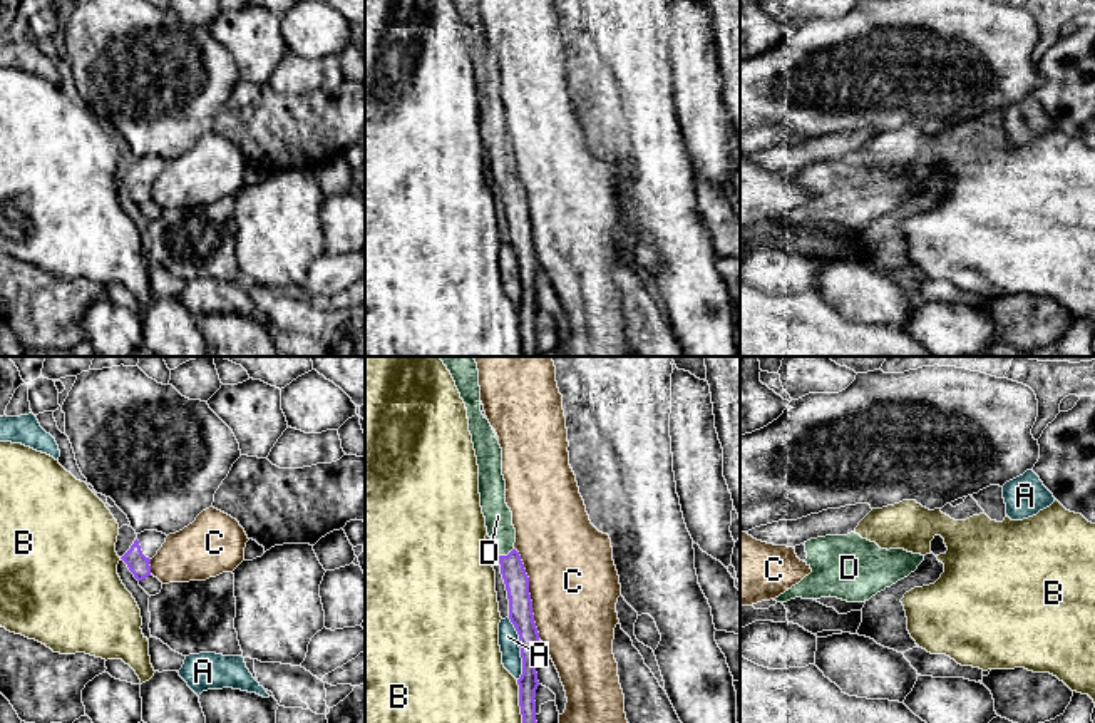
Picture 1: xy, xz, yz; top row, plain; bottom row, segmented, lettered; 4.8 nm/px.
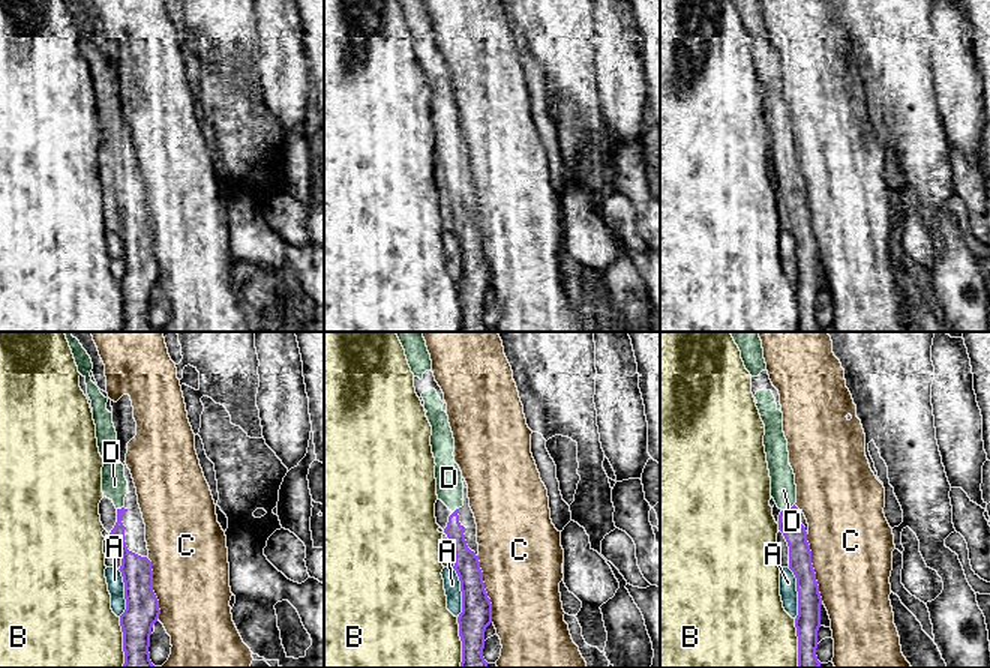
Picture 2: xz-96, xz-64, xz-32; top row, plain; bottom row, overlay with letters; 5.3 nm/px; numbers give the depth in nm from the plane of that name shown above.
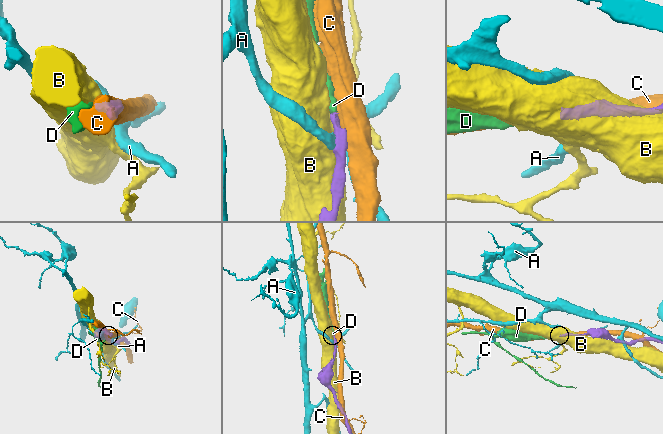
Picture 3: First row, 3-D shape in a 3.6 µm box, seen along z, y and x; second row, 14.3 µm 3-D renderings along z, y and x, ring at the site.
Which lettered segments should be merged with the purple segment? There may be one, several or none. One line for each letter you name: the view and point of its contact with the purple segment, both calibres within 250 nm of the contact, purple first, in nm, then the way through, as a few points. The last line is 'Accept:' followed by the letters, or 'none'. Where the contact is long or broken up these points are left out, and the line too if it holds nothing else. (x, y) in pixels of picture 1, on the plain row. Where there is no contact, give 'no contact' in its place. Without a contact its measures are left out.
D: contact xz (508, 179); calibres 120 and 130 nm; way xz (513, 196), (508, 179), (498, 141)
Accept: D

